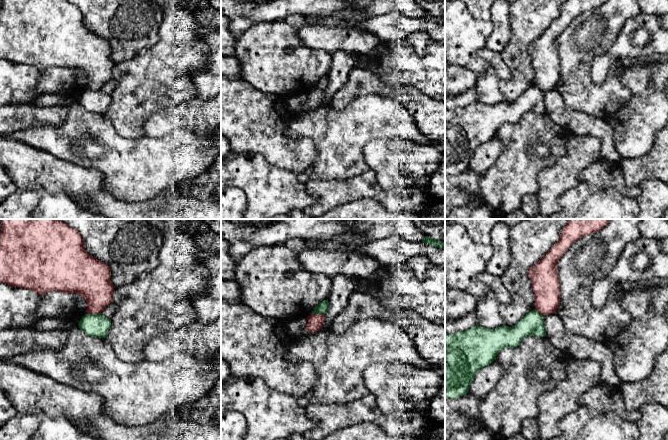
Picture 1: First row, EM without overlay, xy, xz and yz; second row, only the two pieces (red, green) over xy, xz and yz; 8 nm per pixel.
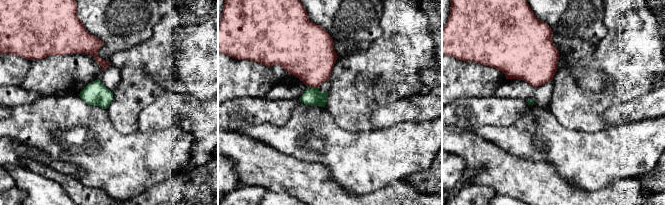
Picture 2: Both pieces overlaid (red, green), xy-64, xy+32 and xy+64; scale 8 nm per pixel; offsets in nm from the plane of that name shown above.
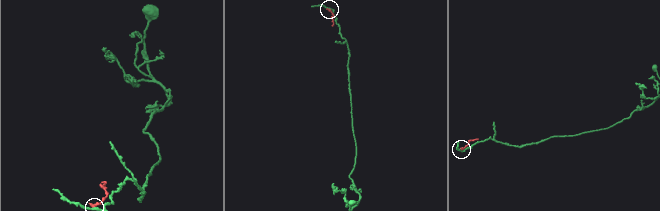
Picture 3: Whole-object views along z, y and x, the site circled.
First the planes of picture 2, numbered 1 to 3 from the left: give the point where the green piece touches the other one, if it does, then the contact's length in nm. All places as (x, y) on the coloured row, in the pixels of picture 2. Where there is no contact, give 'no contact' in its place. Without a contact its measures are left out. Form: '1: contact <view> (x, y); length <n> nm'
1: no contact
2: contact xy+32 (313, 86); length 100 nm
3: no contact

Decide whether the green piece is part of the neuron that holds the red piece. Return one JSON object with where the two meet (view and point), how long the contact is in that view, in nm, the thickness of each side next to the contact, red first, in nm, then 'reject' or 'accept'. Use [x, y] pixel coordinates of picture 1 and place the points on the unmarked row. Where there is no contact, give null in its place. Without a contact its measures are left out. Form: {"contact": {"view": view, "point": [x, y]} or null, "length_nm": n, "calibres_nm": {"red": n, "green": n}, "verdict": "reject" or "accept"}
{"contact": {"view": "xy", "point": [93, 89]}, "length_nm": 120, "calibres_nm": {"red": 280, "green": 190}, "verdict": "reject"}

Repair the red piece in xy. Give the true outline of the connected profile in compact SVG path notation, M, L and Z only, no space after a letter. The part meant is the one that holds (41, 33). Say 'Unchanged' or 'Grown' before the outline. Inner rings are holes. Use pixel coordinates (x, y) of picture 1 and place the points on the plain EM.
Unchanged. M1 0L0 59L27 64L43 71L61 67L65 71L76 69L87 77L86 90L99 90L112 79L115 62L110 58L111 46L107 40L86 28L80 9L68 0Z

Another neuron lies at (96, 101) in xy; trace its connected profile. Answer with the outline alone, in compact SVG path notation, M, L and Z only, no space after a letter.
M101 89L85 90L81 94L78 102L89 112L106 114L111 103L111 96Z

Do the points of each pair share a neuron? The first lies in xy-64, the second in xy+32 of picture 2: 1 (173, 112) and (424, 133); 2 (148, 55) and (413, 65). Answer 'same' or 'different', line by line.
1: different
2: same

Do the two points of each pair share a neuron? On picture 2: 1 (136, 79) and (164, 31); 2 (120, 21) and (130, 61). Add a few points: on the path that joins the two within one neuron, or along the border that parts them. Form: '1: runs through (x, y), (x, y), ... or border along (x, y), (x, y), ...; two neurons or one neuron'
1: runs through (138, 67), (160, 43); one neuron
2: border along (148, 39), (127, 49), (116, 51), (109, 61); two neurons

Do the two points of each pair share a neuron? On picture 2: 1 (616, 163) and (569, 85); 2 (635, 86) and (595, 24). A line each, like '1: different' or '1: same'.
1: different
2: different

